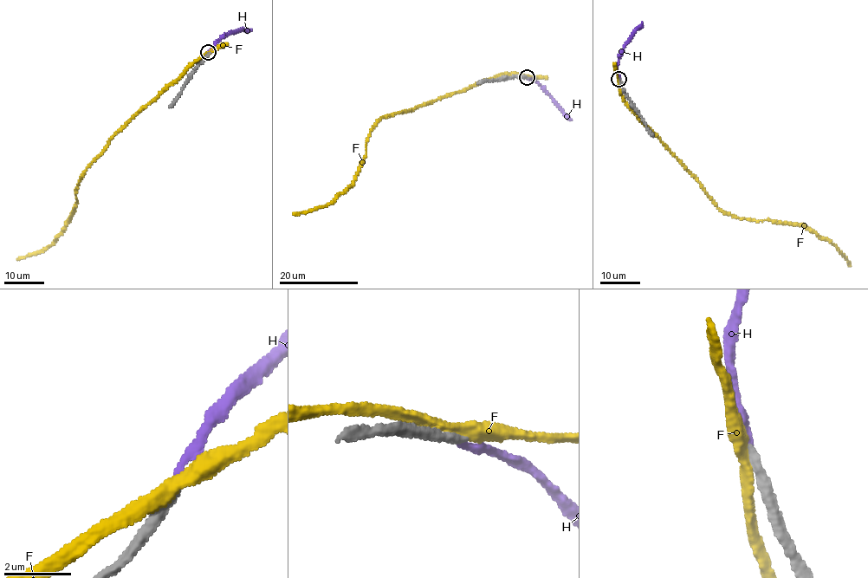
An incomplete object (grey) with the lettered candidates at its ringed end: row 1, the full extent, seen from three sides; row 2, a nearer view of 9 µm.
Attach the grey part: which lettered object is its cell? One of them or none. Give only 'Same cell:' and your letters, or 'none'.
Same cell: H

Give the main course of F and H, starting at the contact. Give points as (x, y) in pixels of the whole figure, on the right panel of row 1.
F: (619, 81), (623, 100), (638, 120), (722, 211), (738, 218), (808, 226), (834, 245), (849, 266)
H: (619, 79), (617, 67), (618, 57), (642, 22)

